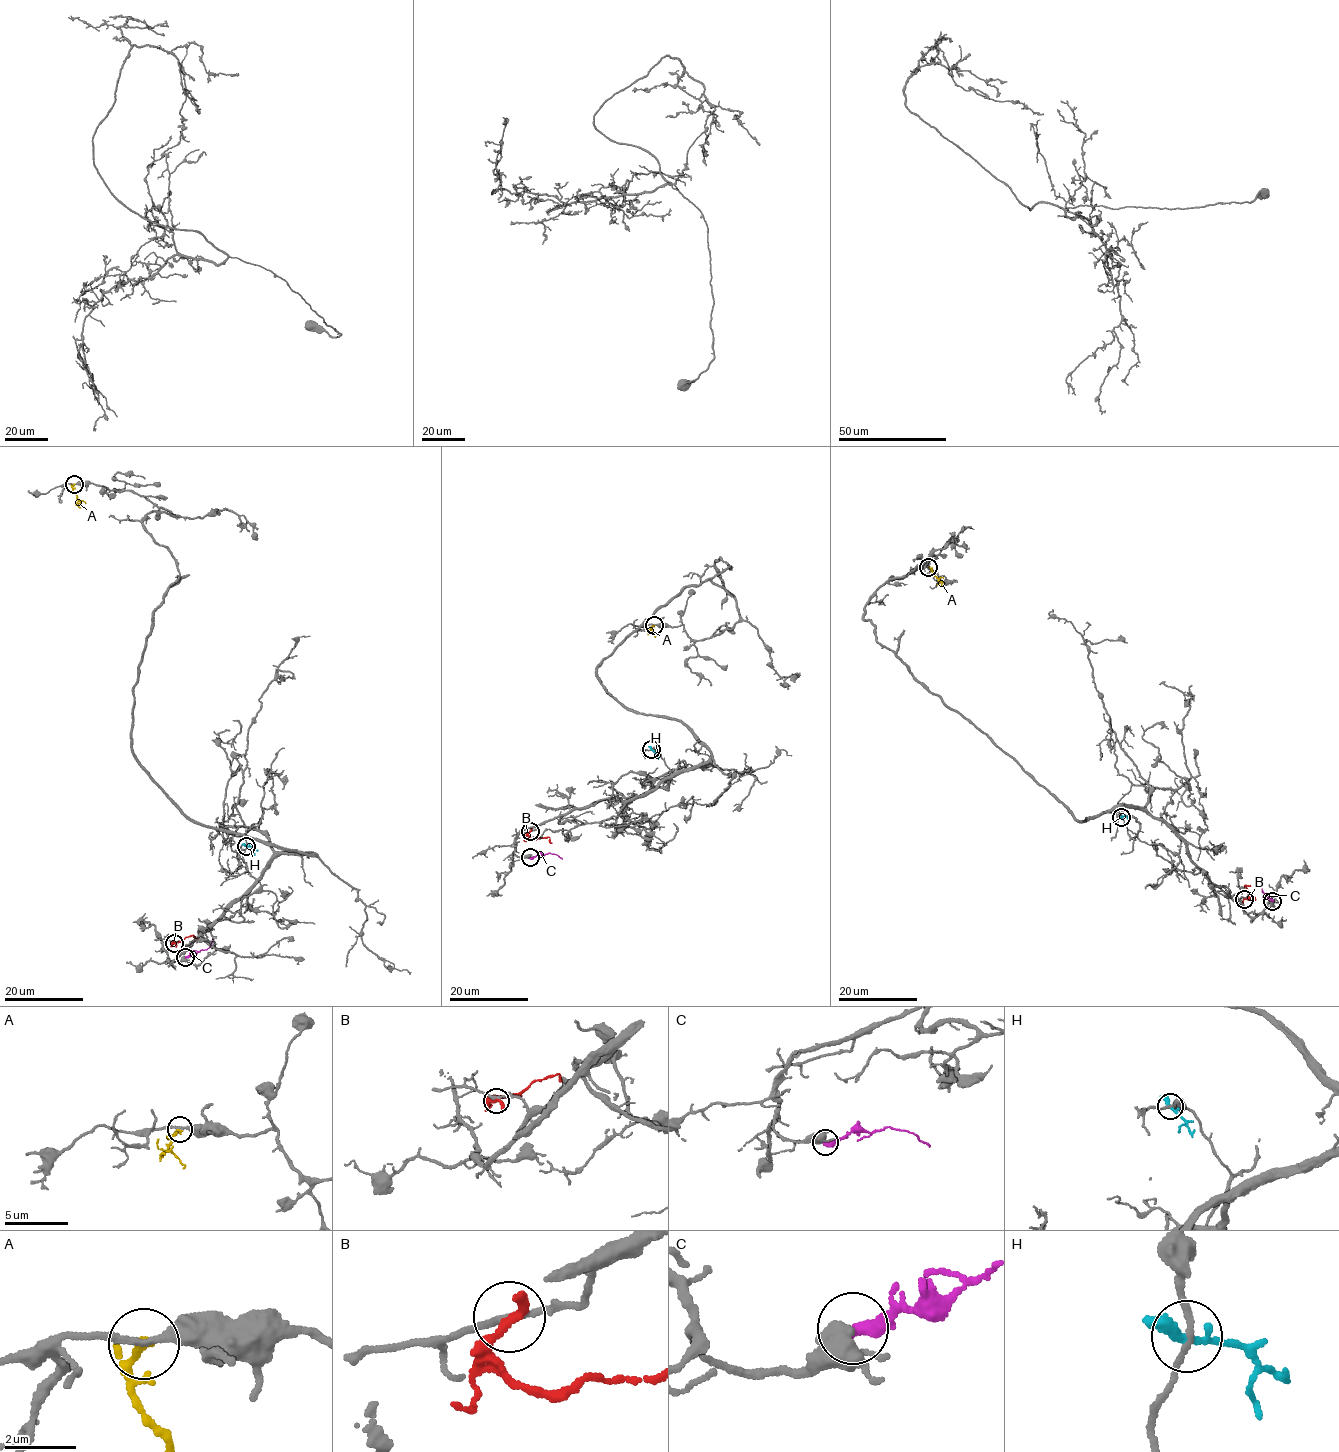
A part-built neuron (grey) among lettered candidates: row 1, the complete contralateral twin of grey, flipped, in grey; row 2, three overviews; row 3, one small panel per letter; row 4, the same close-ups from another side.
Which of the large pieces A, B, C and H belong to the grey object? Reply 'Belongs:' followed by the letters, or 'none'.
Belongs: none

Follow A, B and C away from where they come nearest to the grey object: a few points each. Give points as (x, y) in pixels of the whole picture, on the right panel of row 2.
A: (928, 567), (941, 584)
B: (1244, 899), (1251, 895), (1244, 886), (1250, 886)
C: (1272, 901), (1263, 893), (1263, 878)

